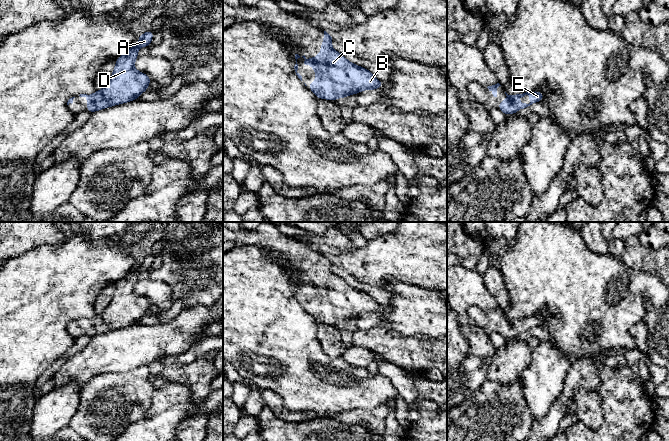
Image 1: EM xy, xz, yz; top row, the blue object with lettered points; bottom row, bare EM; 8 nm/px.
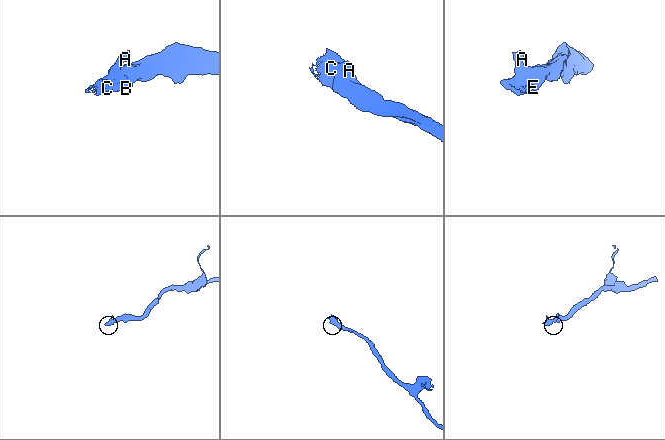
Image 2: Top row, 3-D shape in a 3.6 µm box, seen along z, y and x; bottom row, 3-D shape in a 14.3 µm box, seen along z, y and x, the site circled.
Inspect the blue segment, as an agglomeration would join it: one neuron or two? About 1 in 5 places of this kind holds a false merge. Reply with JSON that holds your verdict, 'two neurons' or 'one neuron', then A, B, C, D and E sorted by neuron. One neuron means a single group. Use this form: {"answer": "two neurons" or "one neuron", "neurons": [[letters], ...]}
{"answer": "one neuron", "neurons": [["A", "B", "C", "D", "E"]]}

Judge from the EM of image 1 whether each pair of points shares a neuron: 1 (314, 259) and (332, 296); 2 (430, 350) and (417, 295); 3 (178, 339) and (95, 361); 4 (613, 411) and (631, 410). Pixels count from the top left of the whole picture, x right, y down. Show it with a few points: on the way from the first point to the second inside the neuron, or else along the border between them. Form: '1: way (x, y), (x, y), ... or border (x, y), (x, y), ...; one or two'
1: way (314, 269), (314, 279), (322, 289); one
2: border (403, 336), (436, 337); two
3: way (157, 341), (116, 351); one
4: way (617, 411), (627, 410); one

